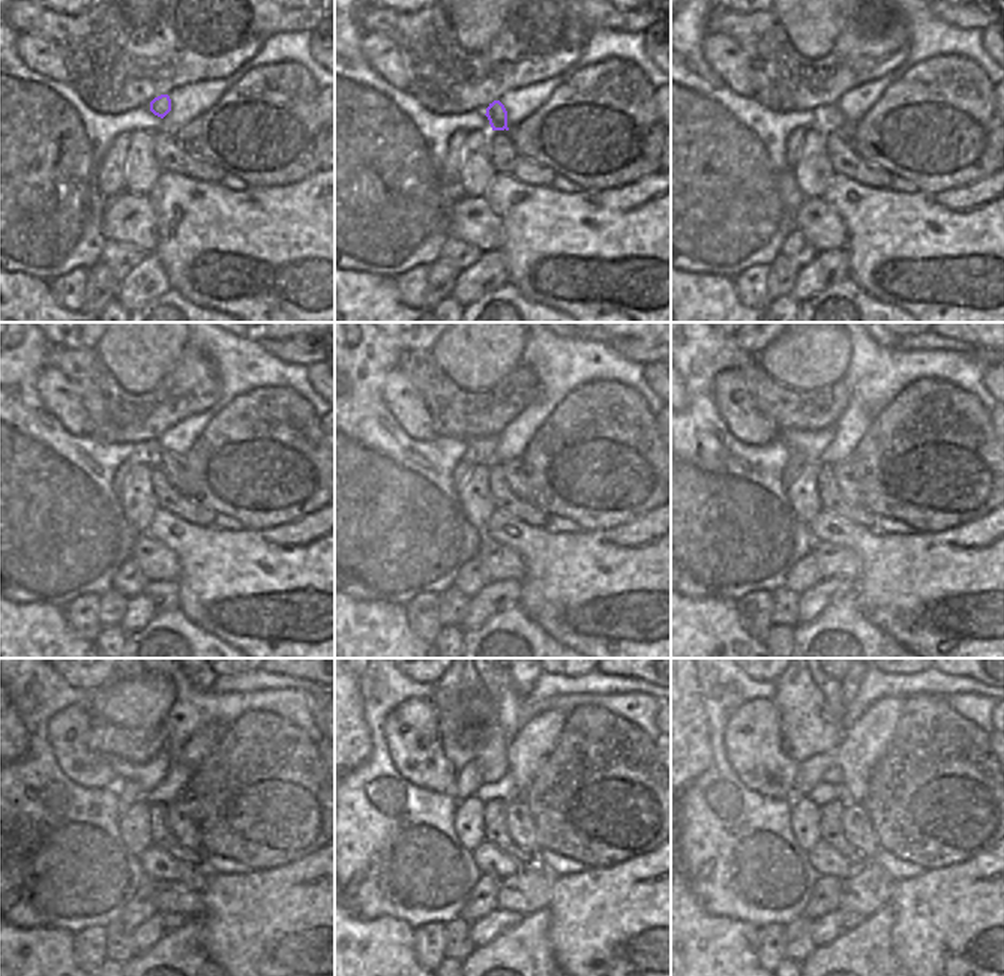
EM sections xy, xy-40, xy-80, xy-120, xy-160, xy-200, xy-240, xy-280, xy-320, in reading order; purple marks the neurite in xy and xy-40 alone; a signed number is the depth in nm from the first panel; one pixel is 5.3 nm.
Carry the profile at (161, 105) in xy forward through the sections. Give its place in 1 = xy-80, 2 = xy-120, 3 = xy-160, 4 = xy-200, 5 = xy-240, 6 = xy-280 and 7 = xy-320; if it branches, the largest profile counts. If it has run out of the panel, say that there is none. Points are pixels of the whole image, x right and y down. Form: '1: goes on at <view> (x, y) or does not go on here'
1: goes on at xy-80 (832, 116)
2: goes on at xy-120 (173, 465)
3: goes on at xy-160 (515, 476)
4: goes on at xy-200 (844, 471)
5: goes on at xy-240 (180, 825)
6: goes on at xy-280 (521, 829)
7: goes on at xy-320 (857, 828)

